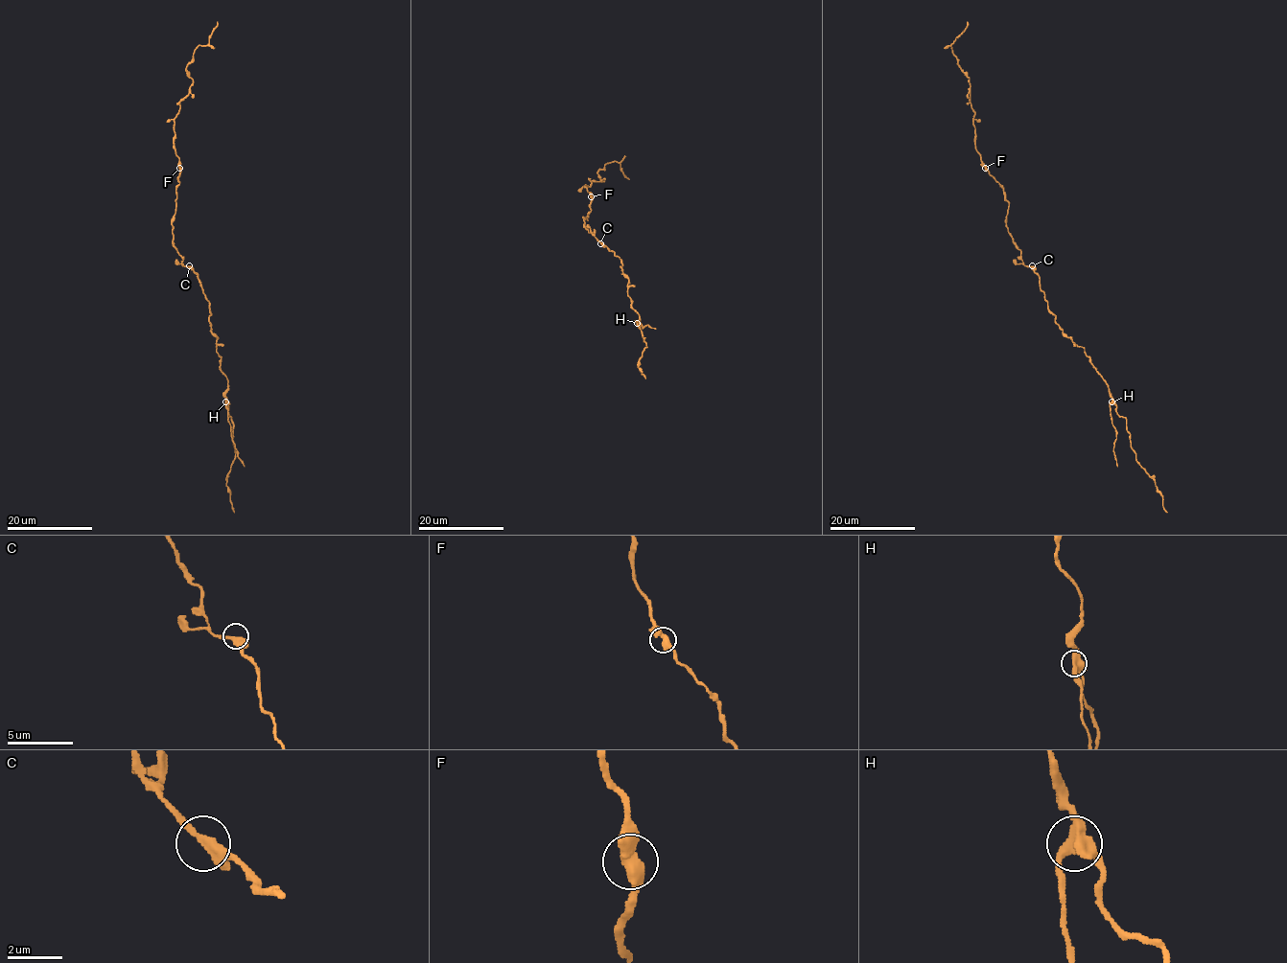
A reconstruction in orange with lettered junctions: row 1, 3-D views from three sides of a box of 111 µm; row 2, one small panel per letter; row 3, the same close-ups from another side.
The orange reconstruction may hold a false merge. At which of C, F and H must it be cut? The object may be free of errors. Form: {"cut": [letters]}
{"cut": ["H"]}

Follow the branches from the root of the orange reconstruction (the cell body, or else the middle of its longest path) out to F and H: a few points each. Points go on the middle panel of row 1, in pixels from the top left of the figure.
F: (600, 242), (584, 227), (583, 217), (587, 219), (591, 210), (591, 196)
H: (600, 242), (620, 261), (622, 273), (628, 280), (627, 296), (639, 315), (637, 324)

